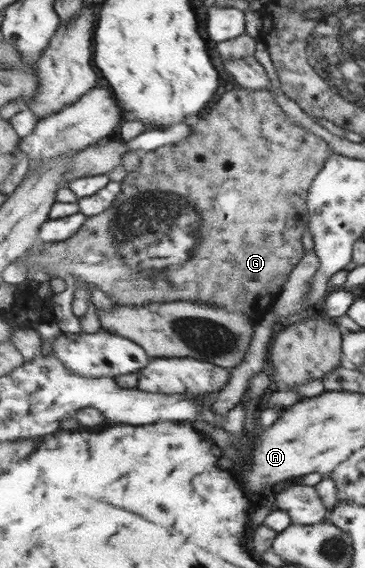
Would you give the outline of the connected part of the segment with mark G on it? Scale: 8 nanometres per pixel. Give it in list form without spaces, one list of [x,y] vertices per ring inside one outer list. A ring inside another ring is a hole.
[[[239,85],[224,93],[212,109],[208,109],[208,113],[204,113],[191,126],[191,134],[185,140],[171,143],[171,145],[173,147],[171,153],[173,154],[167,157],[162,157],[152,151],[156,157],[152,174],[141,175],[136,170],[127,173],[123,180],[120,181],[122,191],[112,201],[112,205],[106,211],[103,211],[102,214],[88,218],[82,229],[74,237],[66,241],[48,242],[47,247],[43,251],[39,251],[35,255],[28,254],[28,256],[19,258],[18,262],[26,264],[31,273],[40,270],[45,272],[51,271],[53,272],[53,274],[50,274],[52,277],[60,276],[62,278],[67,273],[71,274],[75,279],[80,279],[91,285],[92,288],[104,291],[106,295],[110,295],[117,307],[140,307],[149,304],[187,301],[190,303],[211,304],[212,307],[226,307],[228,311],[243,312],[244,315],[250,316],[256,325],[264,323],[264,317],[276,308],[276,301],[280,299],[285,283],[289,282],[290,274],[305,256],[306,249],[303,237],[306,231],[308,231],[309,211],[307,209],[307,201],[309,190],[315,181],[315,177],[323,170],[328,158],[332,157],[334,152],[328,148],[328,143],[324,139],[316,137],[316,135],[308,132],[308,130],[304,130],[290,117],[287,117],[286,113],[283,113],[282,109],[278,106],[274,94],[271,94],[270,91],[267,89],[252,90]],[[141,176],[146,177],[150,183],[138,186],[136,179]],[[202,219],[206,221],[206,225],[202,227],[202,233],[200,233]],[[196,263],[200,263],[200,267],[204,267],[204,263],[208,263],[208,270],[200,271],[200,275],[196,275],[196,279],[192,279],[192,271],[196,271]]]

